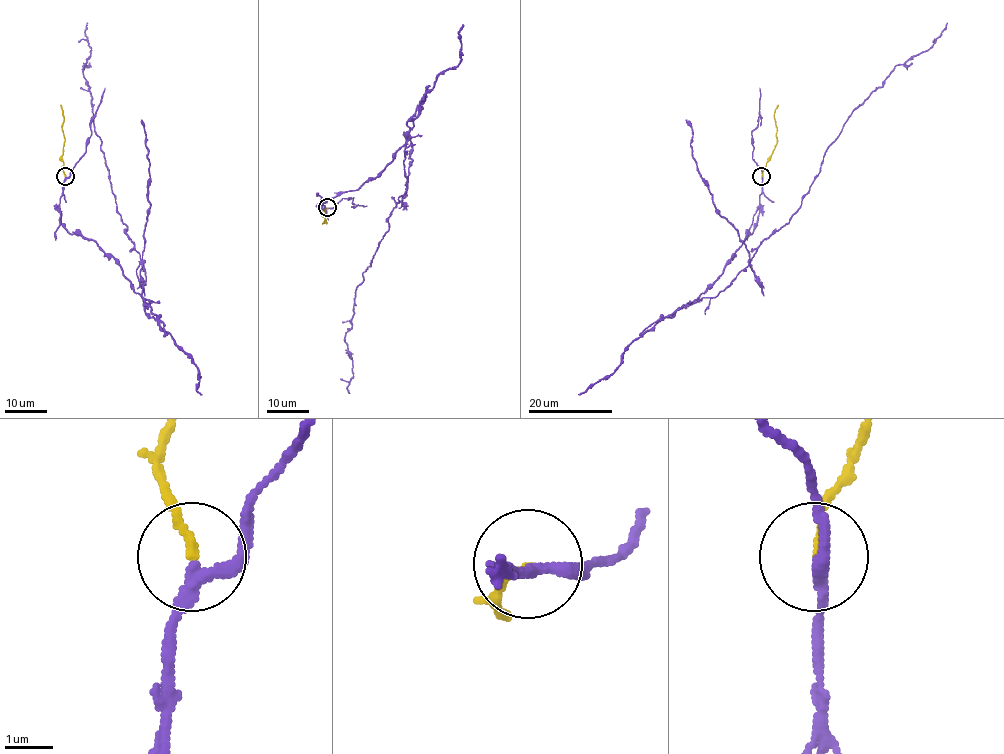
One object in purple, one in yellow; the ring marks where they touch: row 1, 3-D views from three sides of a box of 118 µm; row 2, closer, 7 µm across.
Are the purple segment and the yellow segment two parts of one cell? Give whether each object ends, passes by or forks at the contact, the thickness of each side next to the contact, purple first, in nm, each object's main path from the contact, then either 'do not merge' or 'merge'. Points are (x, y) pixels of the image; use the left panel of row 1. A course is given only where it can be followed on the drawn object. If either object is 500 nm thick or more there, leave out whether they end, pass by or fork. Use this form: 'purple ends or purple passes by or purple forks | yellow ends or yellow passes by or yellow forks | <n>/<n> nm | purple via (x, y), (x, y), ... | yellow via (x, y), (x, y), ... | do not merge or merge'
purple passes by | yellow ends | 220/150 nm | purple via (65, 177), (61, 224), (109, 254), (143, 299), (145, 268), (116, 210), (83, 75), (91, 49), (87, 22) | yellow via (65, 176), (61, 104) | do not merge

